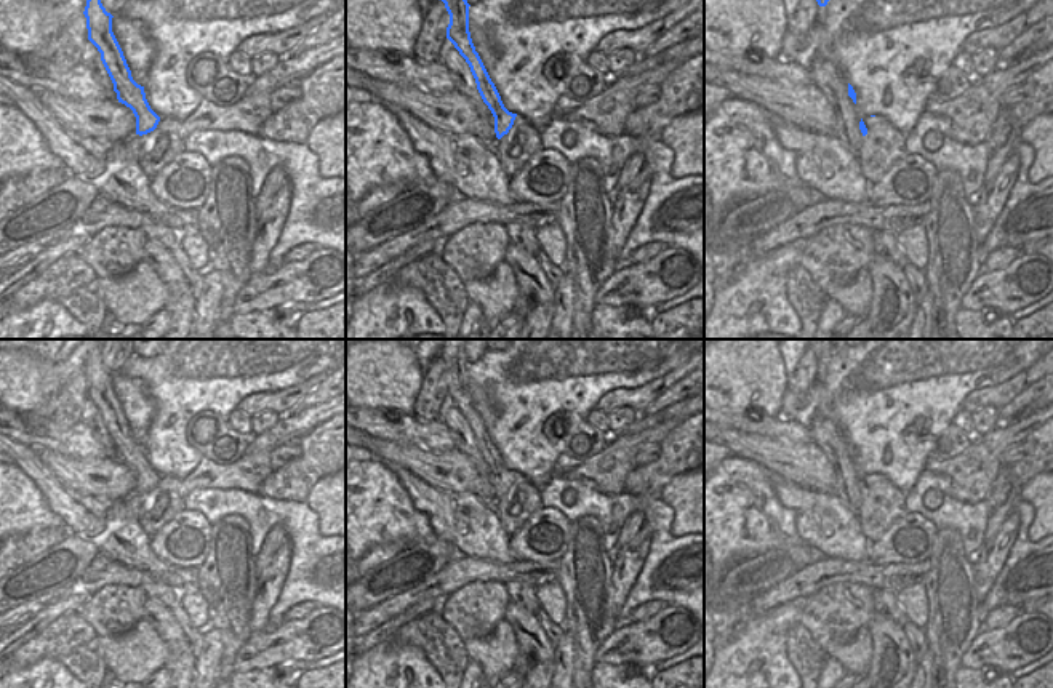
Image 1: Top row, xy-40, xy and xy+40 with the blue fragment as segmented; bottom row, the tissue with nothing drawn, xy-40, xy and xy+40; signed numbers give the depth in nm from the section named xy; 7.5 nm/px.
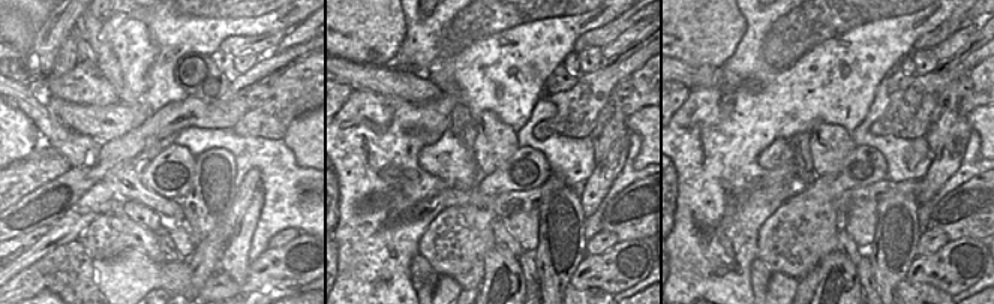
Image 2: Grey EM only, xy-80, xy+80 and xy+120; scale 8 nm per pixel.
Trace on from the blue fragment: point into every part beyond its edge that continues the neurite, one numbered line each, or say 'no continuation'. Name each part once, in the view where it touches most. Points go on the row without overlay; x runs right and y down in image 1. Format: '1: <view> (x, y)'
1: xy (514, 508)

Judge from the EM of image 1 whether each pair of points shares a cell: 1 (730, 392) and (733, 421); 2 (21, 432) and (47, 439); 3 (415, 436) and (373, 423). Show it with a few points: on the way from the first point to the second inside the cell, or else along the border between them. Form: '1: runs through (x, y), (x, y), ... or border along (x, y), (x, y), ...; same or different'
1: border along (720, 410), (730, 413), (759, 412), (768, 416); different
2: runs through (28, 437), (40, 439); same
3: runs through (405, 431), (383, 423); same

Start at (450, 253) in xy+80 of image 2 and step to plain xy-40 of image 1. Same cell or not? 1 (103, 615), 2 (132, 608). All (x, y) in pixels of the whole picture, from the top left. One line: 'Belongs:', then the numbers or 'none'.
Belongs: 1, 2

